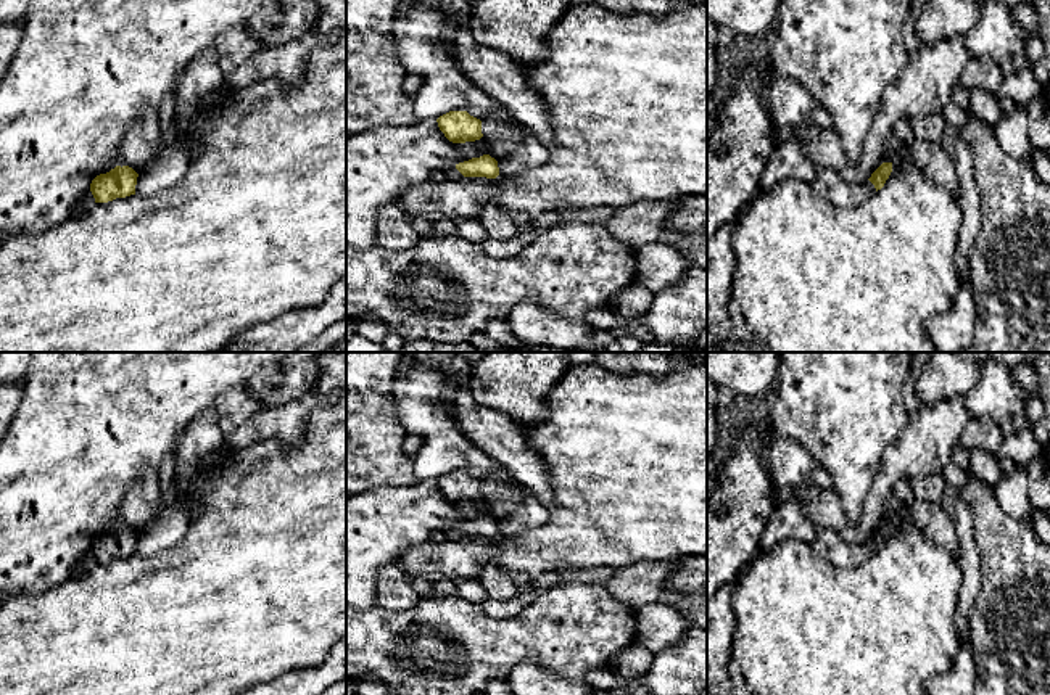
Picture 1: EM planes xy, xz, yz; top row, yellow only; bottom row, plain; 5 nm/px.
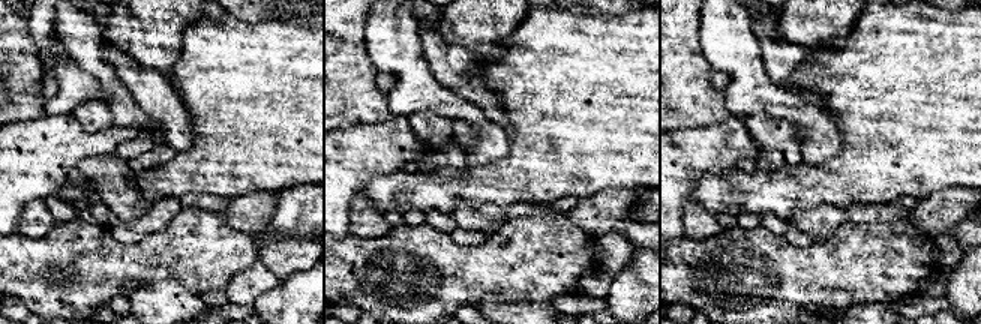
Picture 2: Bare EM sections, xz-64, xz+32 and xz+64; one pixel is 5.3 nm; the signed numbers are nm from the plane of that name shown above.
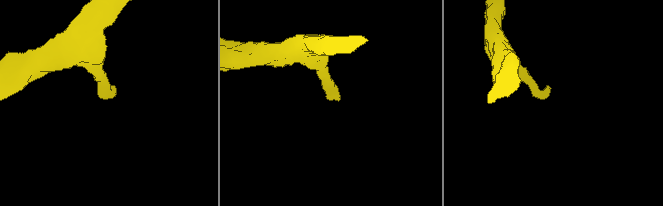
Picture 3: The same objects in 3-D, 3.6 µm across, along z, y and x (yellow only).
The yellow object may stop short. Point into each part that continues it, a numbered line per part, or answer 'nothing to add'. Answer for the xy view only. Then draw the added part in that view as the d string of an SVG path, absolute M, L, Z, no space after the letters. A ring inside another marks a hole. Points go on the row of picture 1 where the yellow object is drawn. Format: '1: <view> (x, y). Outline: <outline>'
nothing to add

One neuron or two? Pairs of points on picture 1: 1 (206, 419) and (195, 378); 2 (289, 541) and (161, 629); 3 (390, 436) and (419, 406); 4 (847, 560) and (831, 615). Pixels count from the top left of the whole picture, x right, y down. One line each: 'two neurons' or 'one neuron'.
1: two neurons
2: one neuron
3: two neurons
4: two neurons

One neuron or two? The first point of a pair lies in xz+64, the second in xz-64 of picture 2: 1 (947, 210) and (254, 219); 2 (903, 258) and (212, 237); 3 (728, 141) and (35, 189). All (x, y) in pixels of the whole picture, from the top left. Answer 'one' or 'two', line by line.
1: one
2: one
3: one

